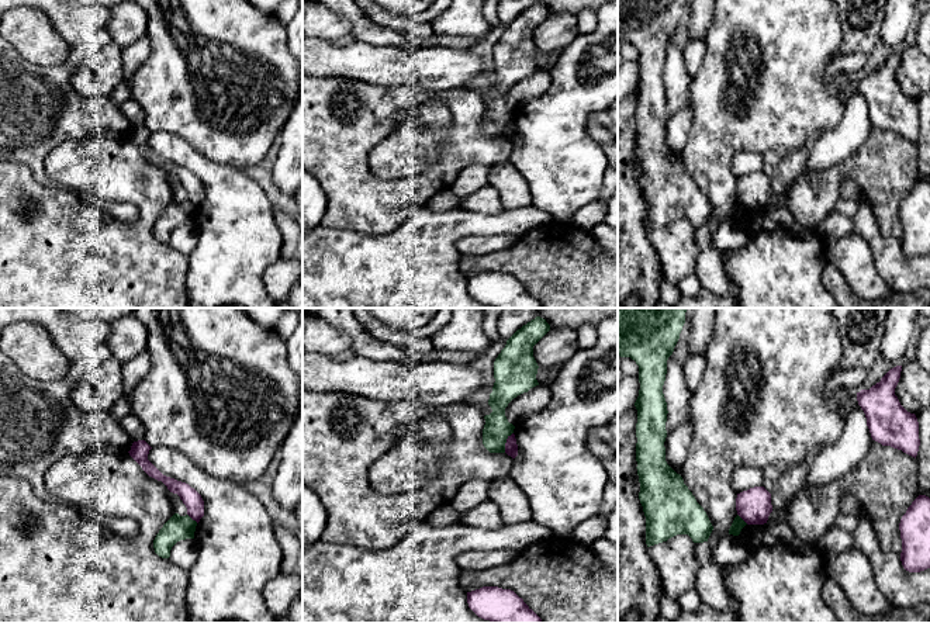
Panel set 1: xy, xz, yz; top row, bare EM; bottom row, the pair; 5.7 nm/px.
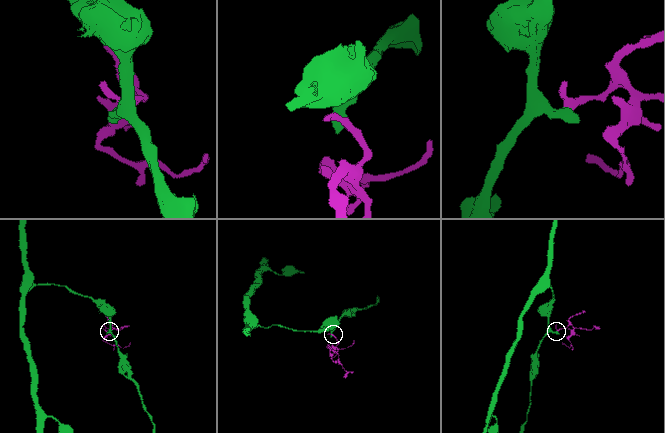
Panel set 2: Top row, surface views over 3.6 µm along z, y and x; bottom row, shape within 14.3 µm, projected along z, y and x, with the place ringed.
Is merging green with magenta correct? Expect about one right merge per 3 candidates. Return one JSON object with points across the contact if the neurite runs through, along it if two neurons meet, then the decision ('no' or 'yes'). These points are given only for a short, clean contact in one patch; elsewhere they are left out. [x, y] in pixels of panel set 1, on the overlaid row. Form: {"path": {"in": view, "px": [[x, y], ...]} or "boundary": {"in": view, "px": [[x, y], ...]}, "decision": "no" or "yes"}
{"boundary": {"in": "xz", "px": [[512, 432], [507, 439], [504, 452]]}, "decision": "no"}

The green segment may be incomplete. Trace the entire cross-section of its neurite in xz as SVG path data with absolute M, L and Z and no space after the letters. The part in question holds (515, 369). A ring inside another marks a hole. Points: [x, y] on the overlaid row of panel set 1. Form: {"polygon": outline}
{"polygon": "M536 316L508 340L494 361L494 387L488 405L492 412L485 415L483 444L490 453L505 453L507 439L515 426L508 422L505 408L518 395L539 385L536 380L537 363L533 357L533 346L550 330L546 319Z"}

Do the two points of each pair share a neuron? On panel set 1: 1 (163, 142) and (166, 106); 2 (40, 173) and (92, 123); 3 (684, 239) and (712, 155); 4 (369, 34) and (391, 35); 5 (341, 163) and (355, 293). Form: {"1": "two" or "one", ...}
{"1": "two", "2": "one", "3": "two", "4": "one", "5": "two"}

